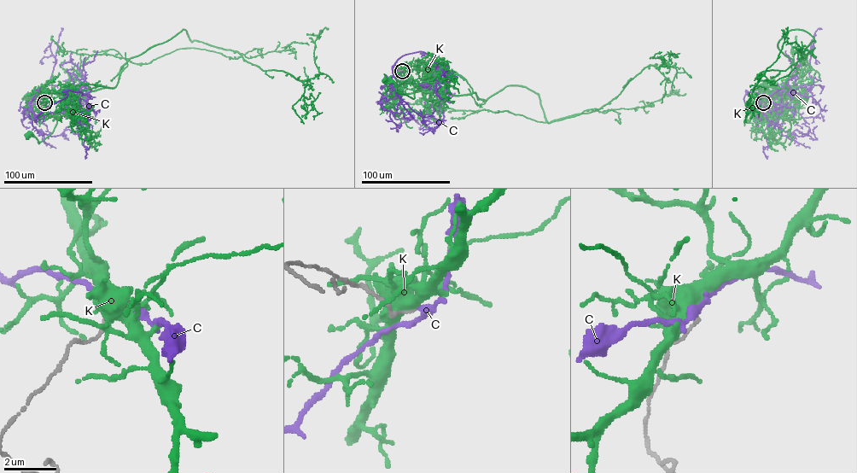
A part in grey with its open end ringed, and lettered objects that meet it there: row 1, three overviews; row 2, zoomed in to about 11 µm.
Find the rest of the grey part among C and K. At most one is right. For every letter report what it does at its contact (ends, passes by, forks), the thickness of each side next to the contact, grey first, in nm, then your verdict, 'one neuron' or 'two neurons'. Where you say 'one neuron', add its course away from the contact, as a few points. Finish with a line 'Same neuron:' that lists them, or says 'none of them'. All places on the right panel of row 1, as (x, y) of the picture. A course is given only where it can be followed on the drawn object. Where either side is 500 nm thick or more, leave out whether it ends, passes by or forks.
C: it forks there; 120 nm thick on the grey side, 200 nm on the other; one neuron; it runs (763, 102), (783, 104), (759, 119), (746, 90), (766, 96), (785, 85), (797, 70), (785, 50)
K: 150 nm thick on the grey side, 550 nm on the other; two neurons
Same neuron: C

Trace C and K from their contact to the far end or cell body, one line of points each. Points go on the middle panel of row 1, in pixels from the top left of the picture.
C: (402, 71), (387, 90), (402, 56), (433, 55), (448, 75), (439, 105), (455, 93)
K: (402, 71), (399, 90), (412, 93), (419, 90), (414, 90), (413, 98), (397, 92), (396, 84), (385, 79)

